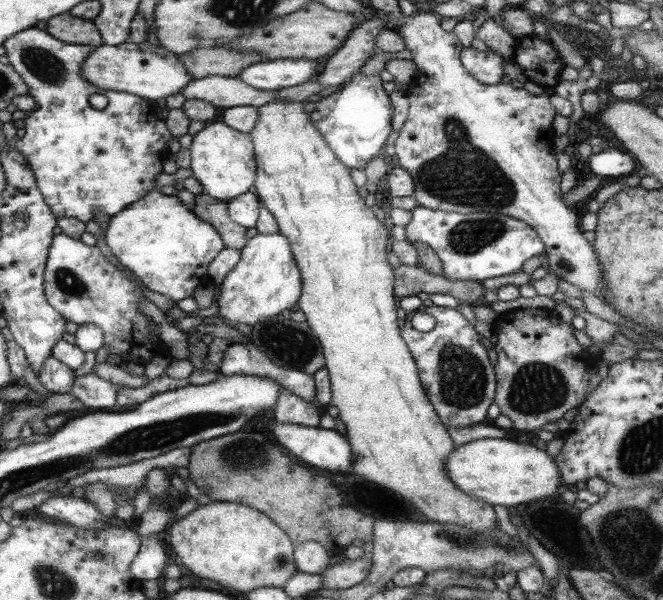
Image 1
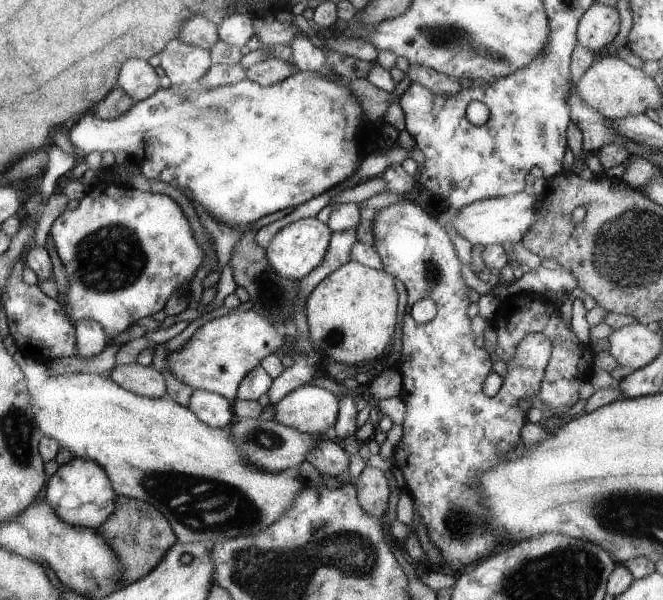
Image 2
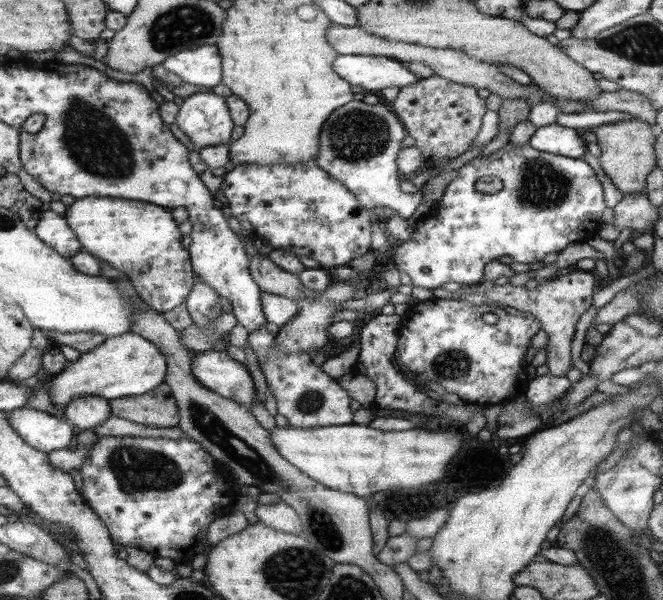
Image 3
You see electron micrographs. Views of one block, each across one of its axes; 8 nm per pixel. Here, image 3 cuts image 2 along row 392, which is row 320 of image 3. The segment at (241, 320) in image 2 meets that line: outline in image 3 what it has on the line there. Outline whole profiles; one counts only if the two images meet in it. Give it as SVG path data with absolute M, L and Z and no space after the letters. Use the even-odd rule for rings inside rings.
M231 314L218 315L205 326L190 326L179 331L183 346L191 352L201 353L214 348L219 348L219 342L226 342L230 329L237 324L237 316ZM224 338L224 339L222 339Z

